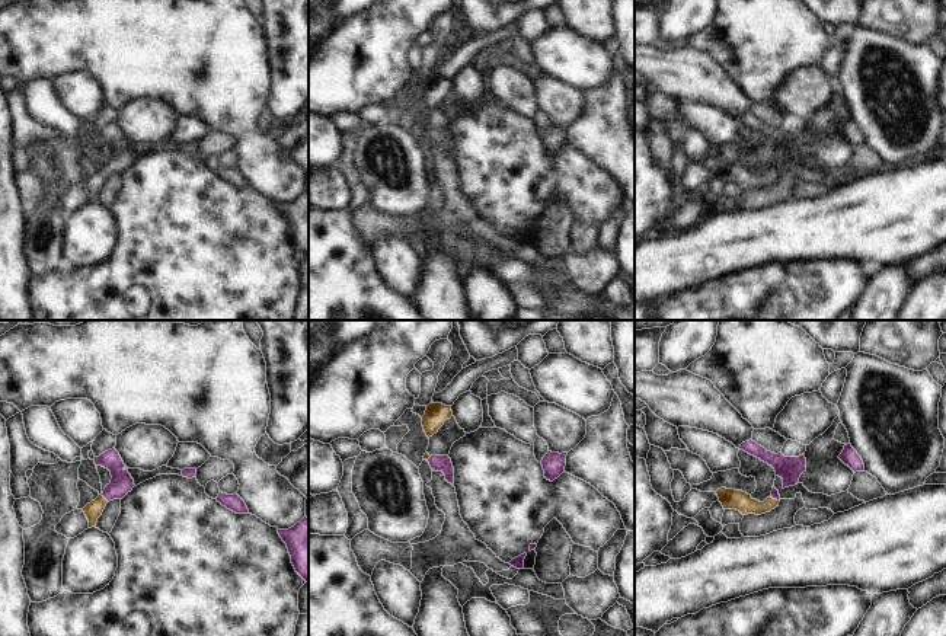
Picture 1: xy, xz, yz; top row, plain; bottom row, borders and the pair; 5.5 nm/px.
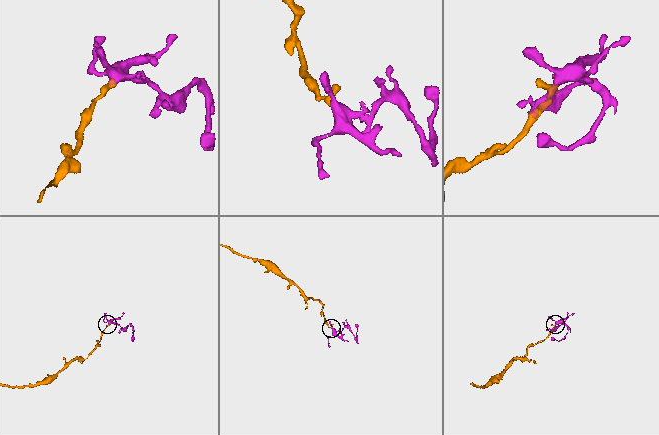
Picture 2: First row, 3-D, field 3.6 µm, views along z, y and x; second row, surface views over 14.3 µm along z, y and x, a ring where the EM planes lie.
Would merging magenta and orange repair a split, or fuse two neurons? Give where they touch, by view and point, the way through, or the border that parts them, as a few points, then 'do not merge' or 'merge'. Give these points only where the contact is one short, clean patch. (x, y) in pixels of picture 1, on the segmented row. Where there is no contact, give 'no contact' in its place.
contact xy (105, 498); way xy (121, 483), (105, 498), (93, 510); merge

